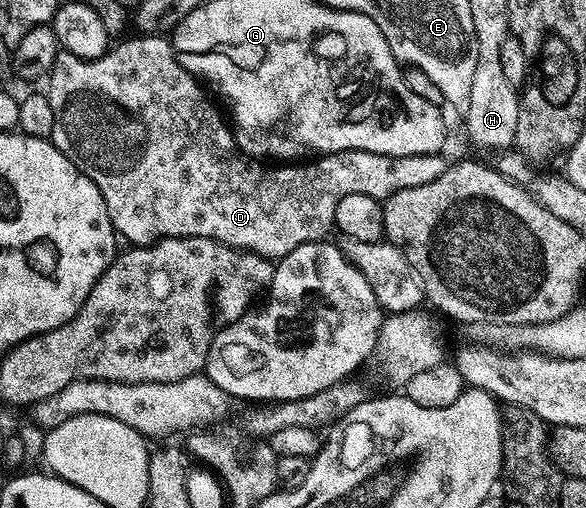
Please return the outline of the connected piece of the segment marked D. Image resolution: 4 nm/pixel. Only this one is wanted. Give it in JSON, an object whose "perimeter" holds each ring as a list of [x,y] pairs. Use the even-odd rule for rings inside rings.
{"perimeter":[[[163,35],[138,36],[128,36],[126,39],[120,40],[116,44],[120,44],[116,49],[115,46],[108,48],[106,53],[102,53],[100,57],[92,61],[86,61],[77,55],[61,51],[45,81],[47,84],[45,92],[53,107],[53,131],[49,138],[51,144],[56,145],[99,188],[107,204],[109,219],[113,223],[116,234],[122,240],[124,237],[127,243],[132,246],[154,245],[155,242],[162,241],[165,237],[204,237],[220,241],[222,245],[232,245],[234,249],[242,249],[248,253],[259,253],[268,259],[278,259],[289,255],[289,251],[293,251],[305,243],[324,240],[328,236],[326,233],[335,229],[337,203],[341,203],[341,199],[345,199],[345,195],[369,195],[373,199],[384,202],[397,191],[405,191],[405,187],[422,187],[424,183],[437,179],[437,175],[441,175],[448,167],[448,158],[443,158],[443,155],[439,153],[394,157],[393,155],[377,155],[373,151],[346,149],[340,153],[316,156],[306,163],[287,163],[279,167],[283,169],[270,169],[267,166],[270,164],[259,159],[252,159],[241,152],[238,143],[235,142],[232,126],[228,124],[225,117],[225,122],[223,122],[218,107],[207,98],[208,90],[200,84],[192,73],[185,71],[185,67],[181,67],[181,63],[175,57],[175,49],[170,40]]]}

